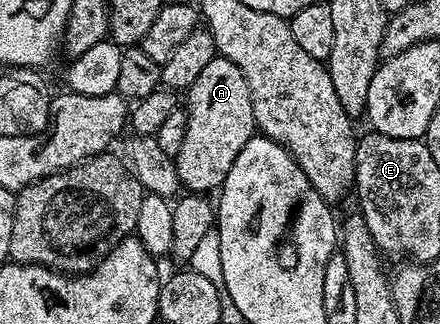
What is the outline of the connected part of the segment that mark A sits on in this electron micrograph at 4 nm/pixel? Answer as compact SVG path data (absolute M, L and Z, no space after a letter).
M216 55L212 63L208 63L208 67L200 71L196 83L192 83L185 97L184 108L188 119L188 131L184 133L183 146L174 156L174 166L183 190L206 195L211 192L209 189L221 190L228 171L232 171L232 163L236 163L236 155L240 155L244 143L248 143L250 138L255 136L252 95L248 91L248 79L244 79L244 71L240 71L240 67L236 67L236 63L232 63L227 57Z

